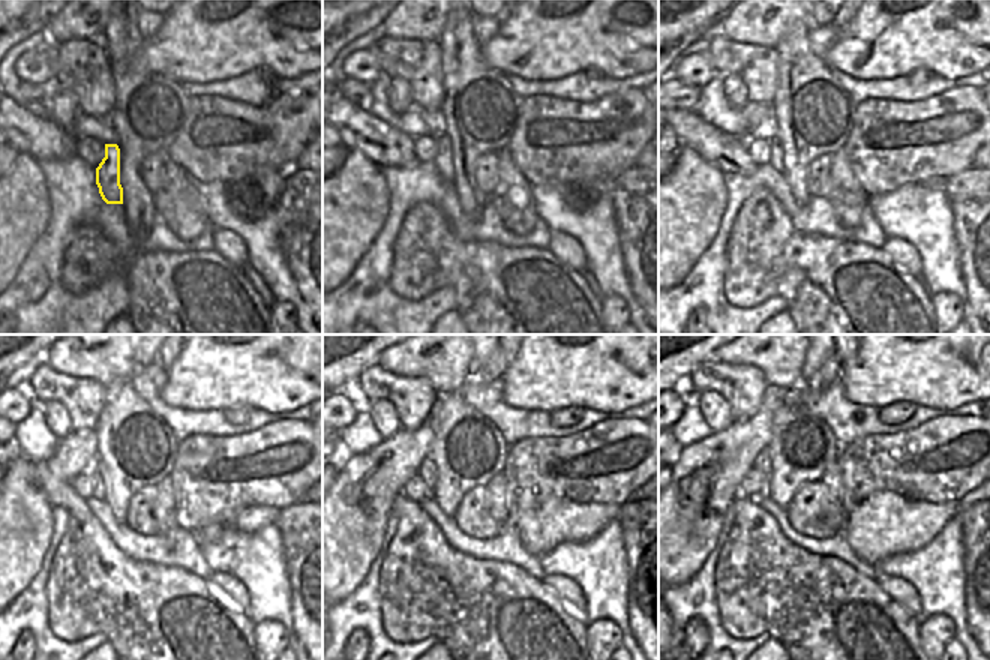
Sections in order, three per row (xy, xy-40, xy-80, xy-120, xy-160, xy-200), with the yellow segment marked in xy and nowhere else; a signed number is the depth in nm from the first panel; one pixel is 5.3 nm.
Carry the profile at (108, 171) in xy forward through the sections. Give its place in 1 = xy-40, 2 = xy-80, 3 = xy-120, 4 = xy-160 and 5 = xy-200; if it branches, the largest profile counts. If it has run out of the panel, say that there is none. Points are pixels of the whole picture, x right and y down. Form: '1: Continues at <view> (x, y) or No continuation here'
1: Continues at xy-40 (444, 159)
2: Continues at xy-80 (776, 159)
3: Continues at xy-120 (93, 470)
4: Continues at xy-160 (428, 470)
5: Continues at xy-200 (762, 464)

